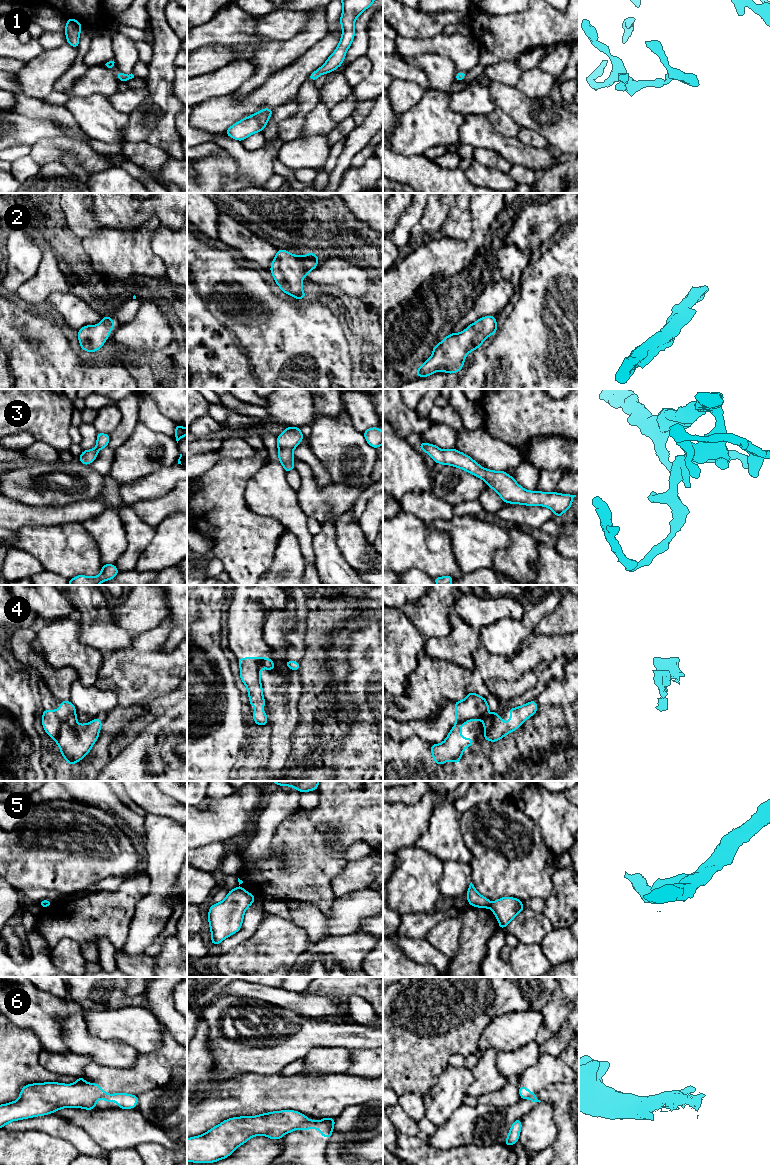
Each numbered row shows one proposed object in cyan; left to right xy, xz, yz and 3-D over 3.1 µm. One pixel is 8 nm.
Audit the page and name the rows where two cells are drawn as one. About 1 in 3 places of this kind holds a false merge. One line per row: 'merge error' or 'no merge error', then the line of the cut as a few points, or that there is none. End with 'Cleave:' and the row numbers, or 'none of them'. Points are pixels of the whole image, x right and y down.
1: no merge error; cut none
2: no merge error; cut none
3: no merge error; cut none
4: merge error; cut xy (78, 725), (71, 726), (63, 723), (53, 737)
5: merge error; cut yz (491, 902), (488, 906)
6: merge error; cut xz (307, 1119), (298, 1128)
Cleave: 4, 5, 6

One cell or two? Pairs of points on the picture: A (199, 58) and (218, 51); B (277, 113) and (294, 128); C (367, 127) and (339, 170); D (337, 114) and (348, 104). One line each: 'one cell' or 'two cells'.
A: one cell
B: two cells
C: one cell
D: one cell

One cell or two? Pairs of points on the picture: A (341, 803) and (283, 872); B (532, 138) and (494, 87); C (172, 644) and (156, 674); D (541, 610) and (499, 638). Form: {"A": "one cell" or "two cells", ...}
{"A": "one cell", "B": "two cells", "C": "two cells", "D": "one cell"}

